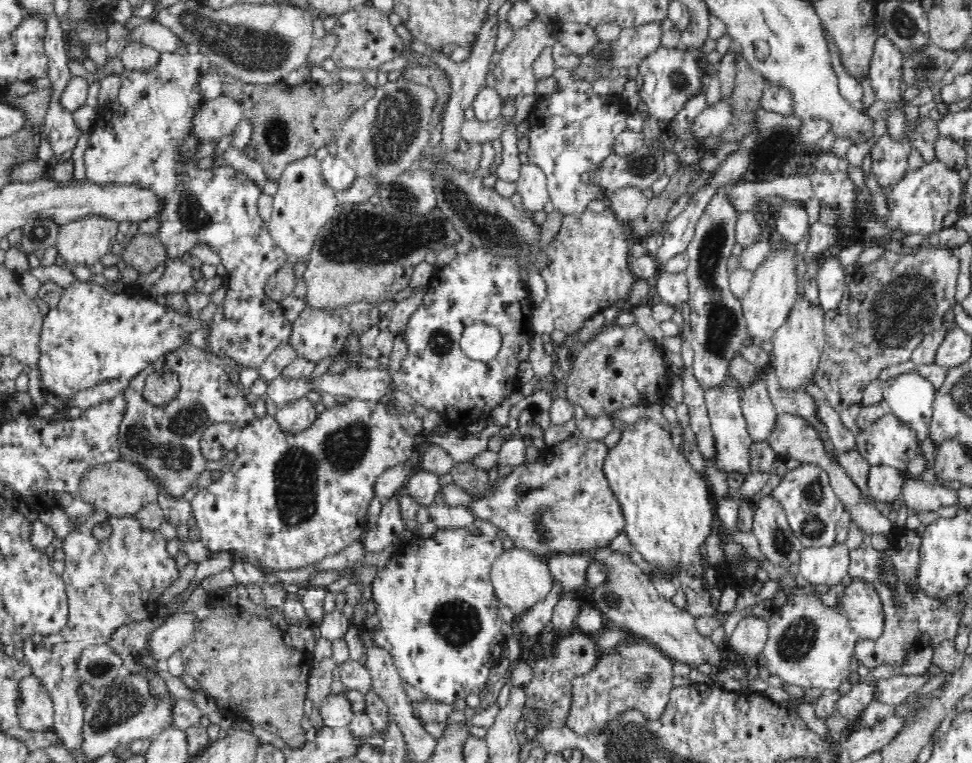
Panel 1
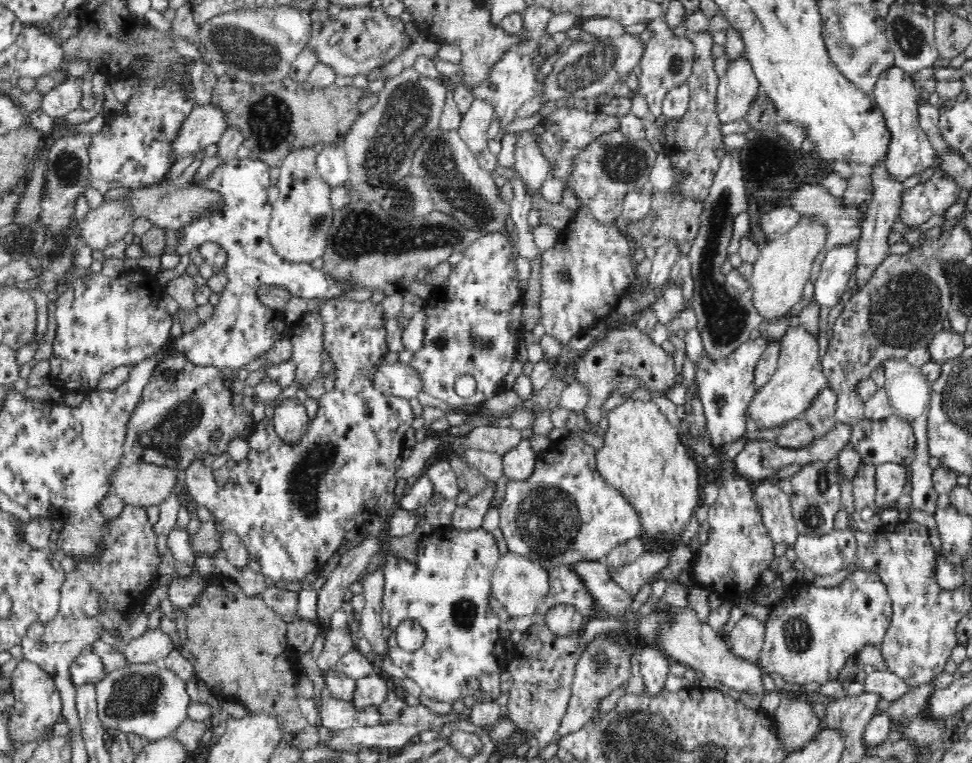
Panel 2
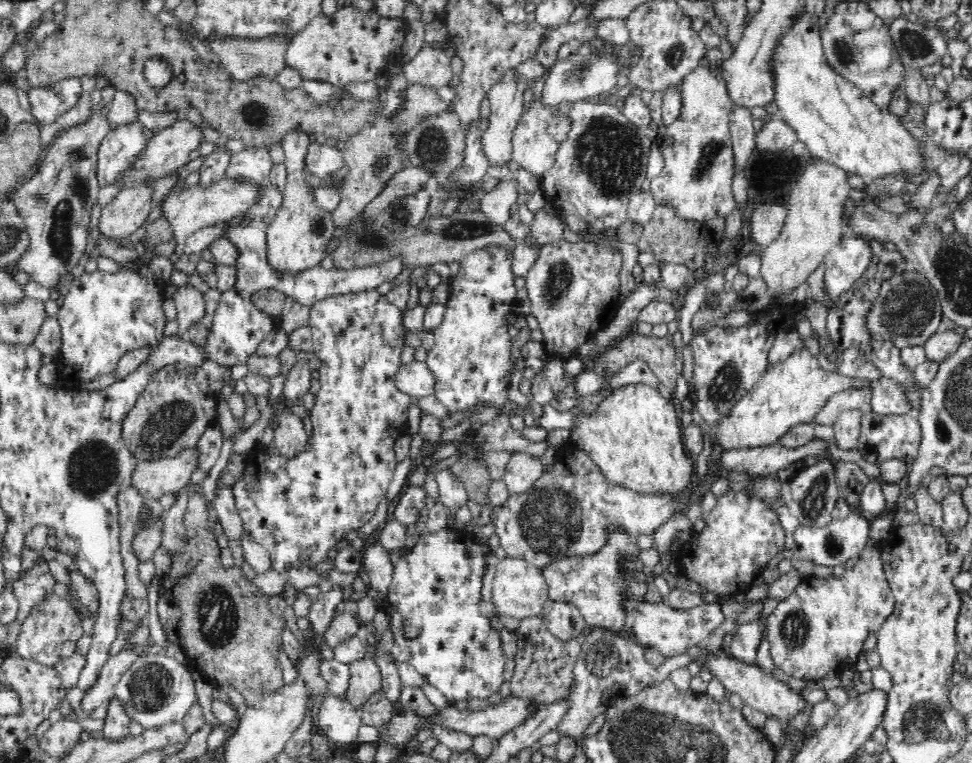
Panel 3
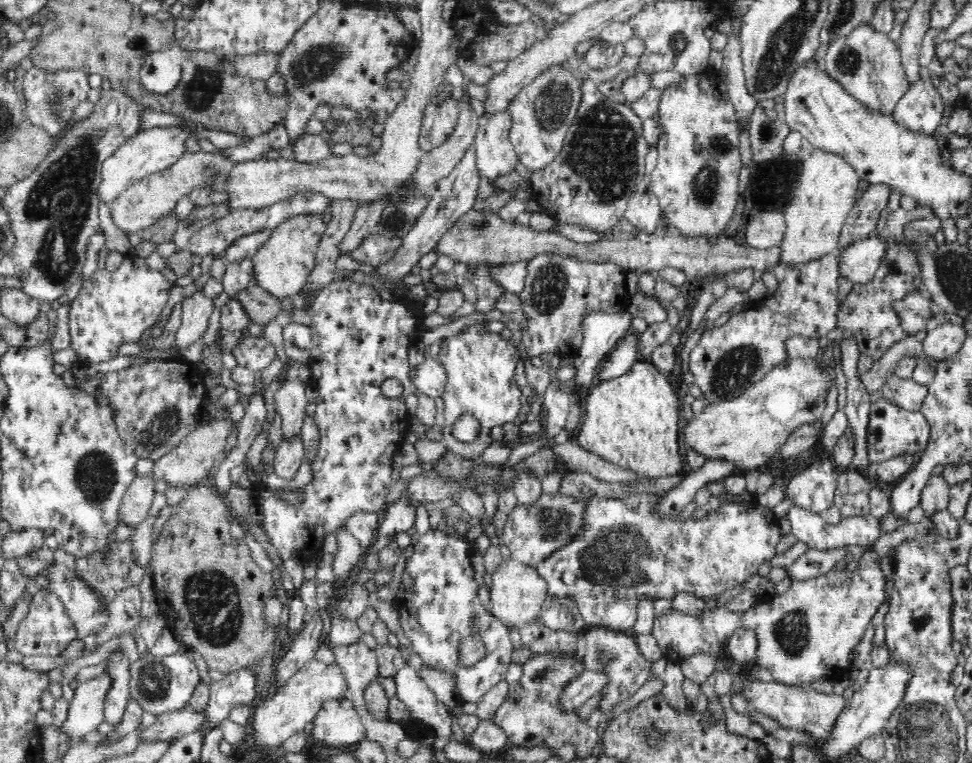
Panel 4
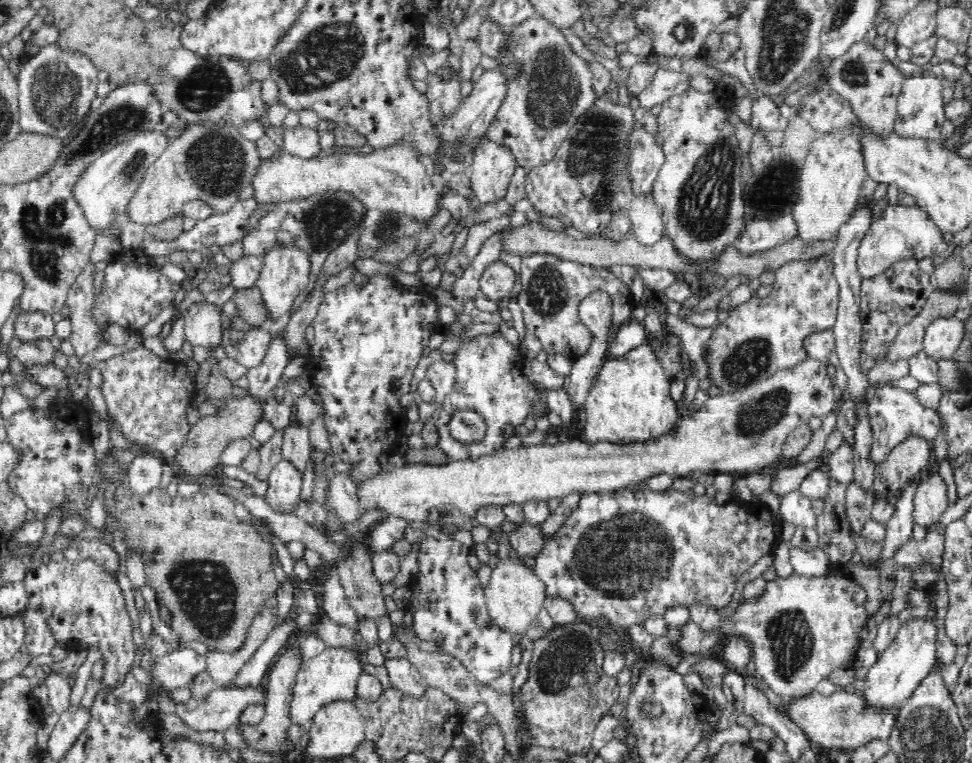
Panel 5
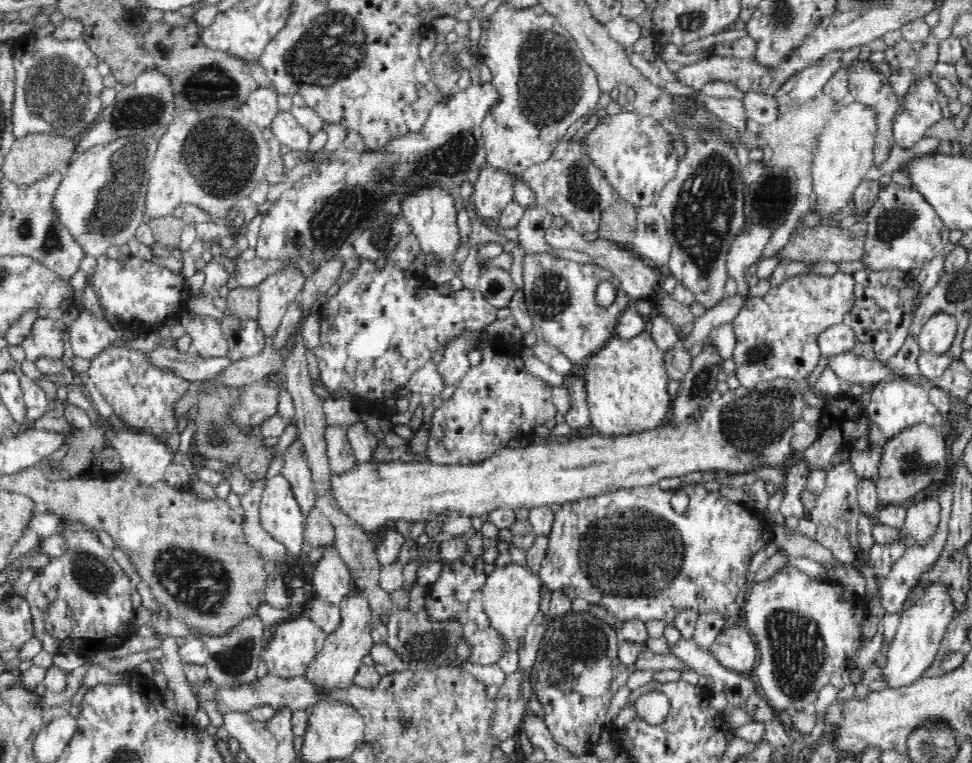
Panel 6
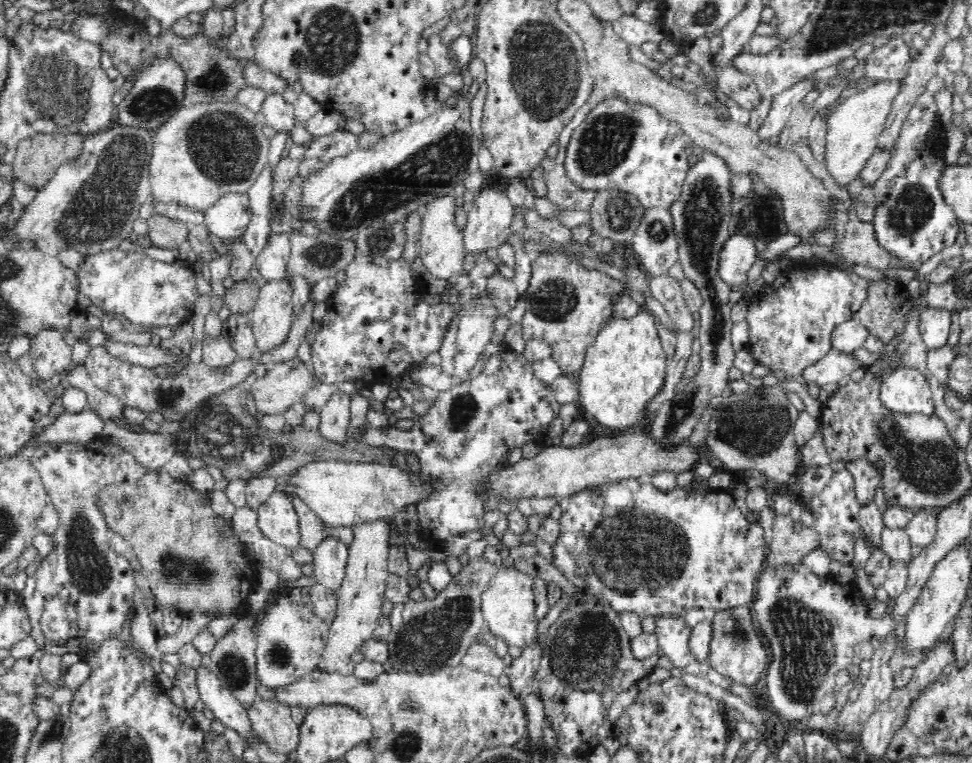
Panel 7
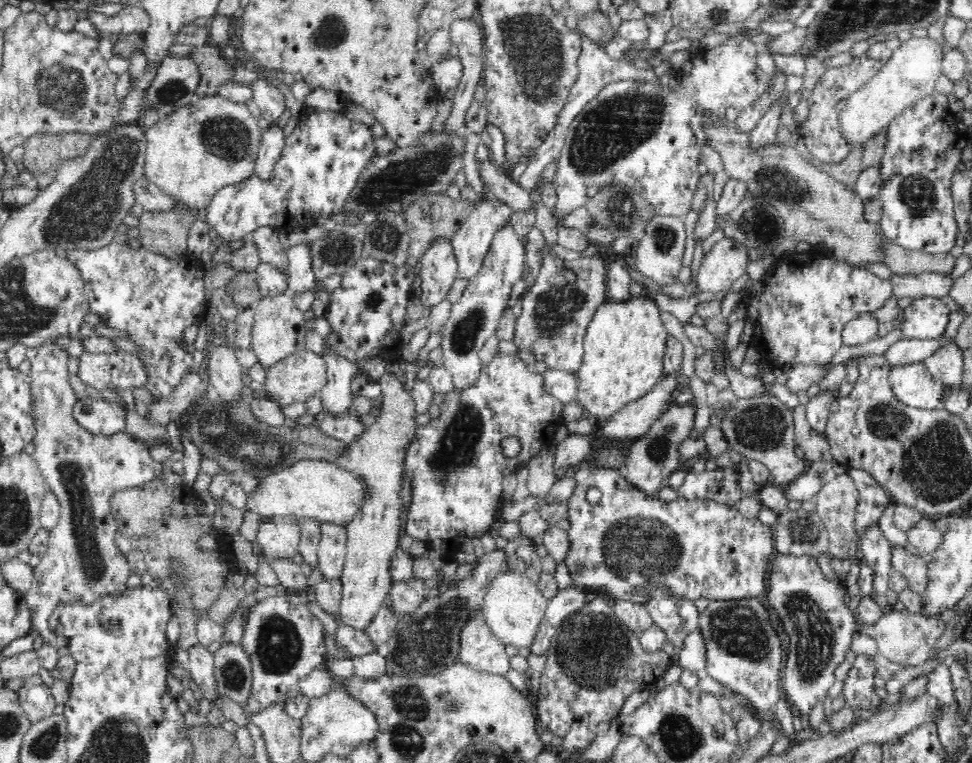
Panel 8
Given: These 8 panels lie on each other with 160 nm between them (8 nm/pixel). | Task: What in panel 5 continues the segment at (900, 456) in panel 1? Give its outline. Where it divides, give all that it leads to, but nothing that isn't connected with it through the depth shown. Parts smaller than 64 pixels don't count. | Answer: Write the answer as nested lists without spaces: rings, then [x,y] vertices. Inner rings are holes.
[[[886,383],[880,385],[874,392],[874,397],[868,398],[867,416],[869,428],[873,432],[872,445],[869,446],[869,459],[875,465],[882,464],[892,449],[907,436],[920,435],[933,440],[941,428],[942,419],[935,408],[928,408],[920,403],[918,395],[904,388]]]

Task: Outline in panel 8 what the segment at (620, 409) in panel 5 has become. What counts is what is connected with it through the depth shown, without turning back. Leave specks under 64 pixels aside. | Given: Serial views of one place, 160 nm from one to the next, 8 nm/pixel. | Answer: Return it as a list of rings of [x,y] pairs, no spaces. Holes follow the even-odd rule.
[[[642,294],[619,301],[606,296],[596,308],[583,338],[583,362],[576,371],[577,402],[601,422],[628,402],[648,394],[659,382],[669,336],[654,300]]]

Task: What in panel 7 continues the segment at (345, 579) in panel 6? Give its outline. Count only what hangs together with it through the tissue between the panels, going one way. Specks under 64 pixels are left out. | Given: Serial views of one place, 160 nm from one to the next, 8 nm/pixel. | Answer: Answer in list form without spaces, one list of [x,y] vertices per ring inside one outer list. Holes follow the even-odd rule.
[[[328,536],[312,552],[316,583],[338,590],[347,568],[349,546],[336,536]]]

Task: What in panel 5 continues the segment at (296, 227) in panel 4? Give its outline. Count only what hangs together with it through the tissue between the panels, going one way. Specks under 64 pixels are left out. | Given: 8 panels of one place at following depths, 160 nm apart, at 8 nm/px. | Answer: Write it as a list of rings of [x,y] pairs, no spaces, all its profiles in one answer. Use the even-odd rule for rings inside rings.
[[[280,246],[267,252],[263,257],[262,272],[255,280],[255,286],[259,288],[261,297],[264,300],[264,307],[268,311],[268,323],[280,318],[286,312],[289,312],[296,300],[296,296],[308,286],[308,275],[311,262],[308,255],[298,250],[295,246]]]

